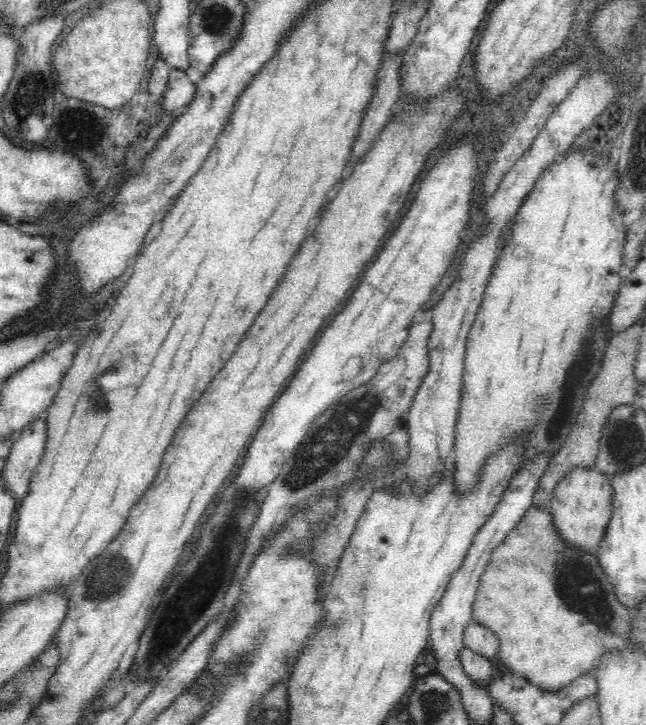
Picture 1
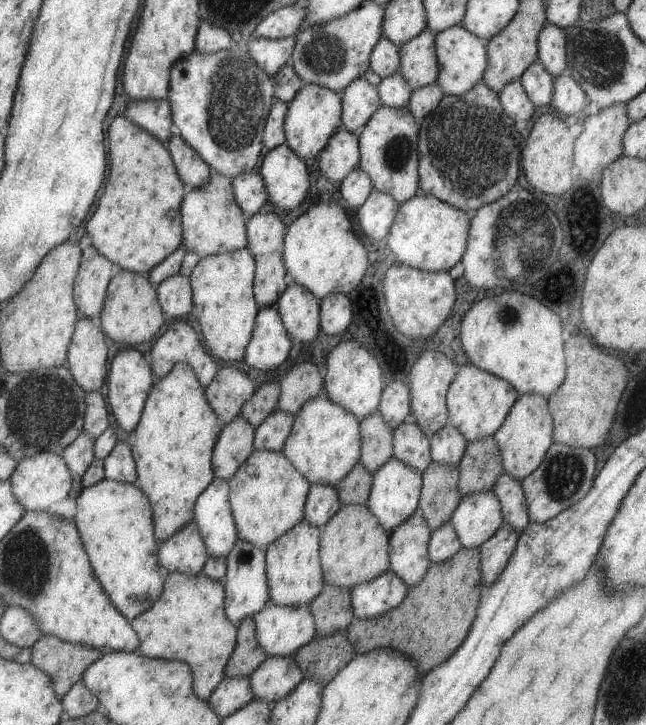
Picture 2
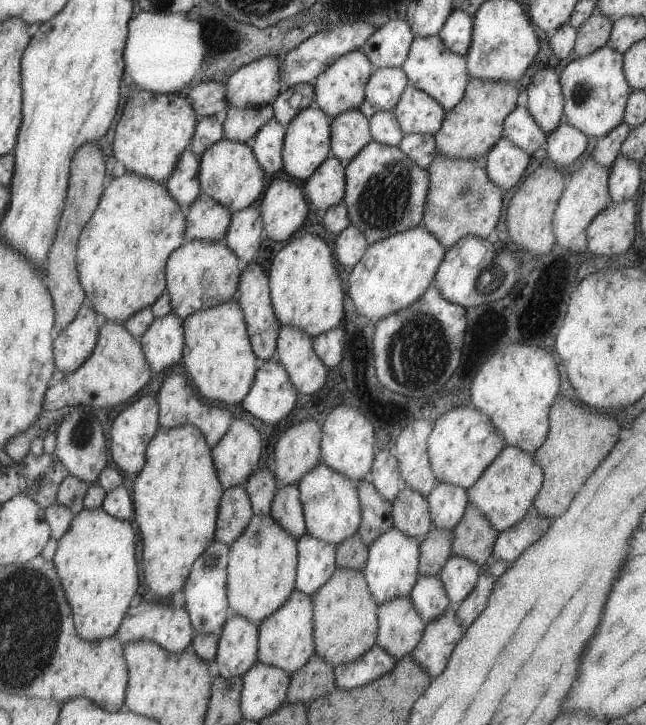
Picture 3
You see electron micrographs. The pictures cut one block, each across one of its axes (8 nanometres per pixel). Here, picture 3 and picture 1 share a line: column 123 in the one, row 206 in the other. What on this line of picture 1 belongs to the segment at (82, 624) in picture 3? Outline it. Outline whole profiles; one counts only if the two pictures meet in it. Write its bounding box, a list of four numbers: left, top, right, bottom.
[451,152,626,494]

